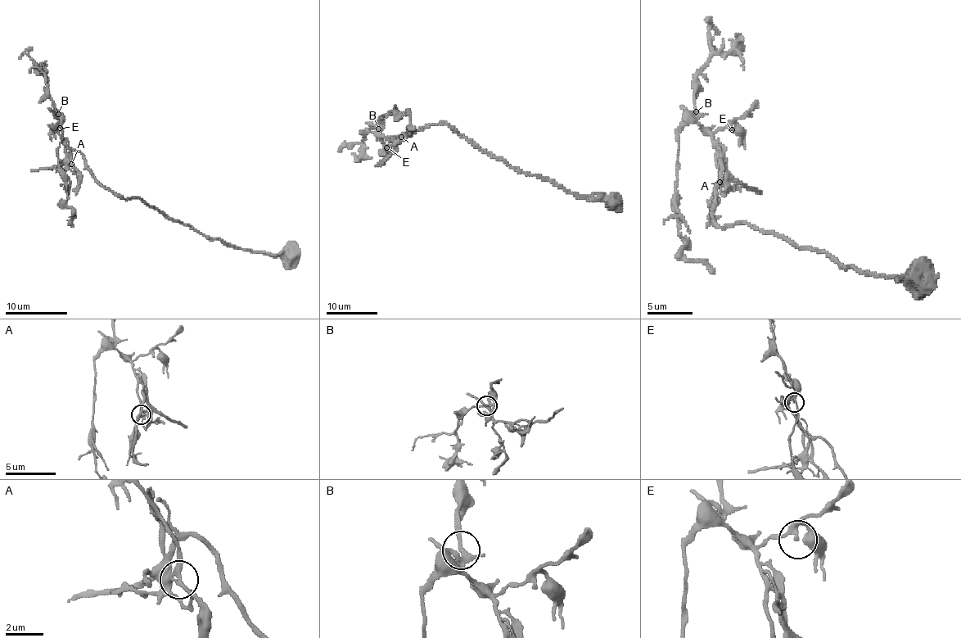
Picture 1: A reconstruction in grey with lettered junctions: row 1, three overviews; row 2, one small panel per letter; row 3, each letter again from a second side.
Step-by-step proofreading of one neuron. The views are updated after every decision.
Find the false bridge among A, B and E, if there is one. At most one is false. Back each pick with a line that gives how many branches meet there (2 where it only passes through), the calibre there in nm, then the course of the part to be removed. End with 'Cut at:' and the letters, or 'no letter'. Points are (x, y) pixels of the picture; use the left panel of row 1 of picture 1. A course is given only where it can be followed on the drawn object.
A: 3 | 200 nm | (72, 165), (72, 153), (56, 128), (62, 121), (58, 164), (67, 198), (66, 205), (74, 216), (71, 227)
Cut at: A

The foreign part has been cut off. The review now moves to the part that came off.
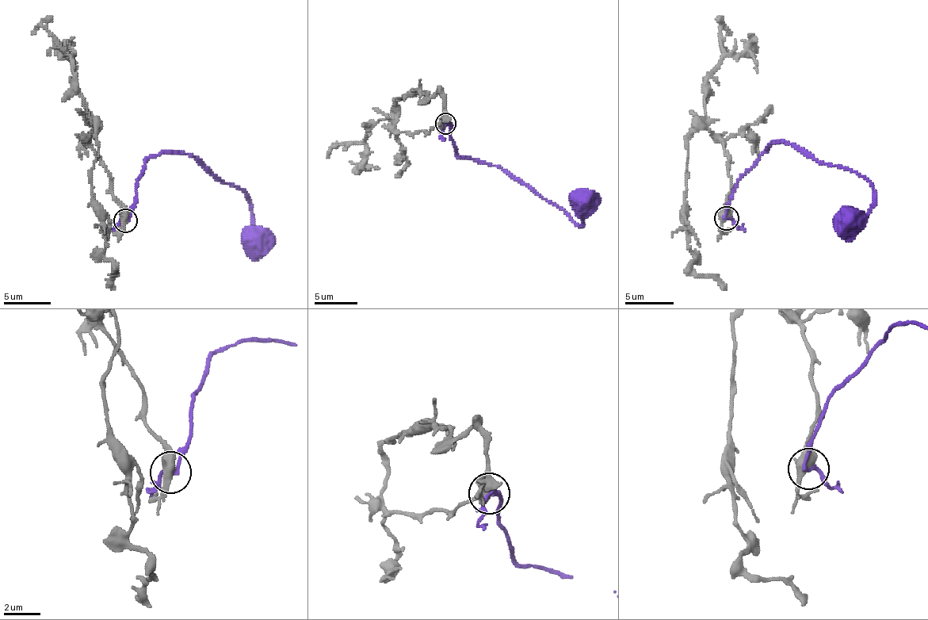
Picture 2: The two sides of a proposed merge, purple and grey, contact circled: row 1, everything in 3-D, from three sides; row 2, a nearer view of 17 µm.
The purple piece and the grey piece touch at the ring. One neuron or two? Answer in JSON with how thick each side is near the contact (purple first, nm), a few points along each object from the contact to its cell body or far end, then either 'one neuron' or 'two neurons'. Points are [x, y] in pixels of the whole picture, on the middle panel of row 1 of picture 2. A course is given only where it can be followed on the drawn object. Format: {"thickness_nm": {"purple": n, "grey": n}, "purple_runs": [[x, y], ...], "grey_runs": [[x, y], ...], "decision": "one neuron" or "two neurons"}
{"thickness_nm": {"purple": 190, "grey": 500}, "purple_runs": [[446, 124], [459, 155], [499, 166], [575, 223], [582, 224], [583, 207], [578, 200], [583, 197]], "grey_runs": [[446, 124], [426, 132], [406, 134], [395, 128], [396, 101], [437, 93], [443, 97], [448, 121]], "decision": "two neurons"}

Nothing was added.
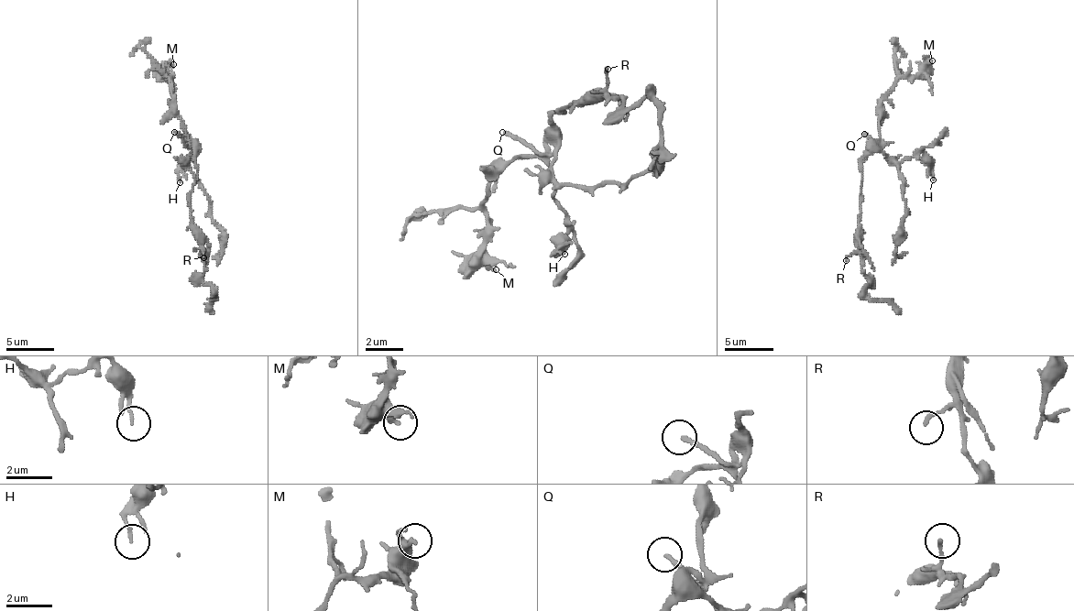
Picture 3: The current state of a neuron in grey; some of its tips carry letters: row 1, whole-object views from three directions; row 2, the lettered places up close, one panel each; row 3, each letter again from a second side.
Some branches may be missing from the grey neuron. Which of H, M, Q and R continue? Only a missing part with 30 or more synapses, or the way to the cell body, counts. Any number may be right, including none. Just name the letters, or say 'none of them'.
Q

